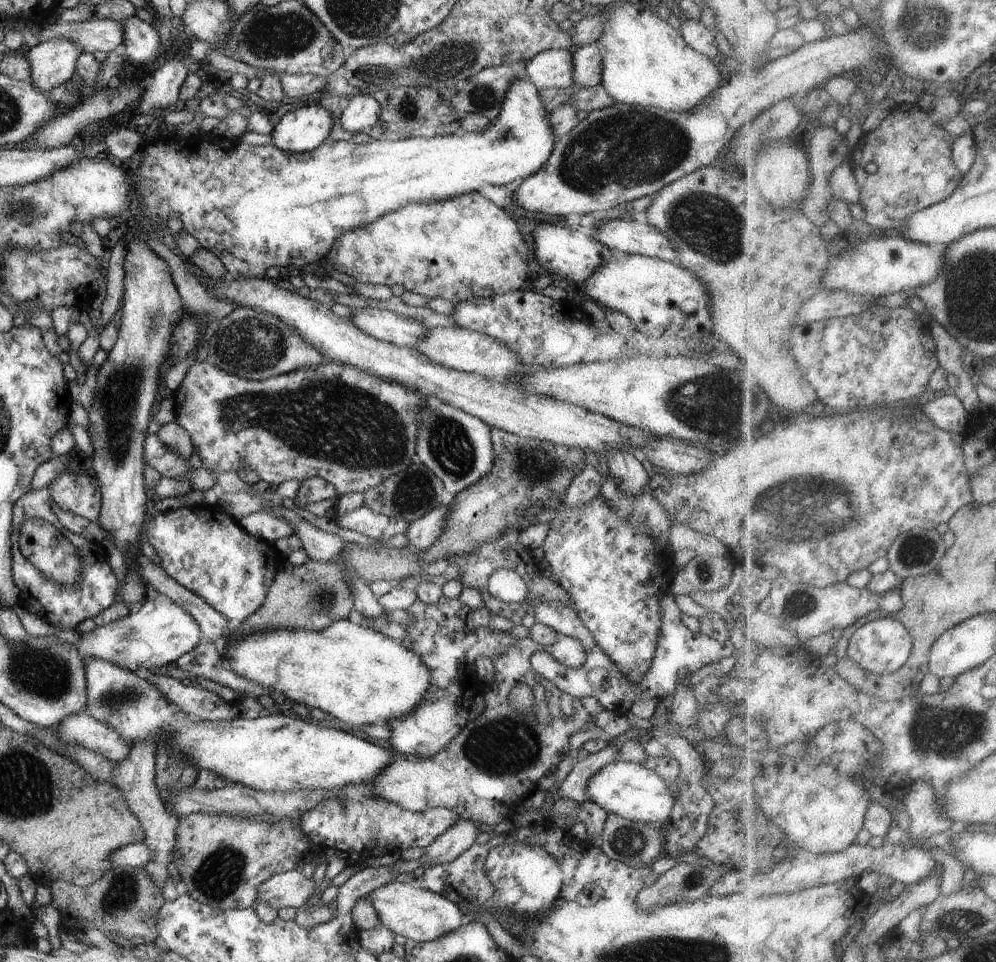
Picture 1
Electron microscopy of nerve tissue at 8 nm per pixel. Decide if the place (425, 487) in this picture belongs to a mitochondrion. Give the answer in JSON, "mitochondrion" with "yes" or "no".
{"mitochondrion":"yes"}

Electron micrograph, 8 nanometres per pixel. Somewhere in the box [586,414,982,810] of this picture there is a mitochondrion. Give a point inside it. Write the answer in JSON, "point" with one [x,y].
{"point":[793,496]}

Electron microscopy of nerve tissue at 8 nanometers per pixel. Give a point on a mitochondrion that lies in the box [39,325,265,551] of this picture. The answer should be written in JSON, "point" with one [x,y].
{"point":[121,396]}

